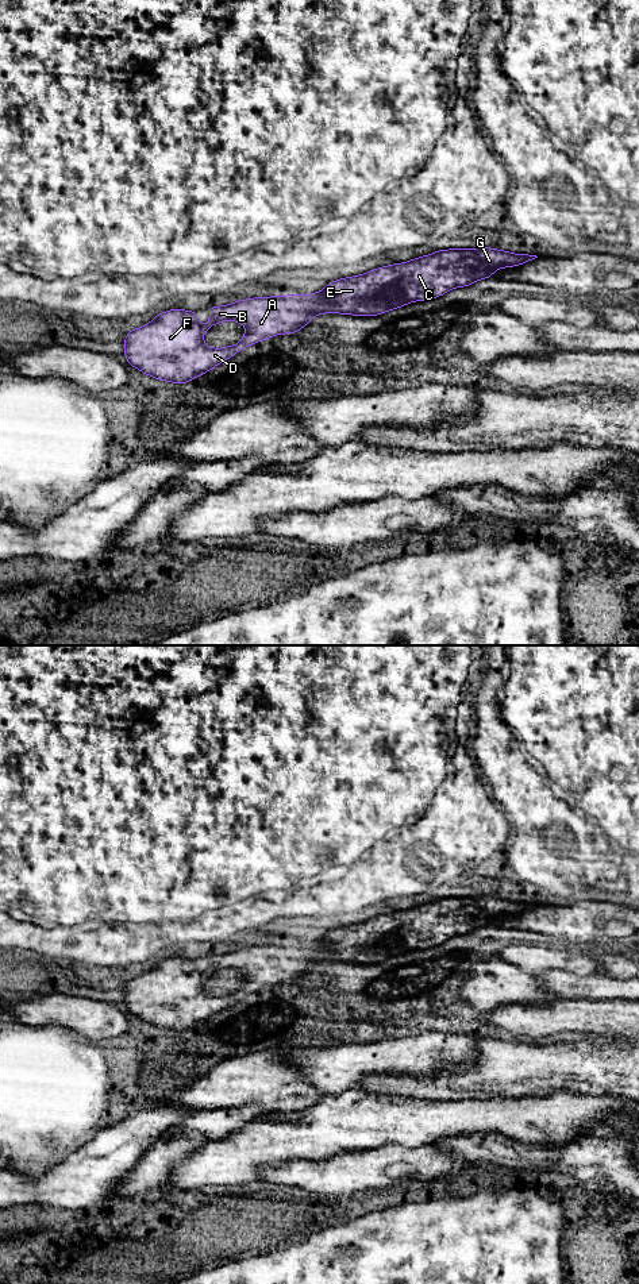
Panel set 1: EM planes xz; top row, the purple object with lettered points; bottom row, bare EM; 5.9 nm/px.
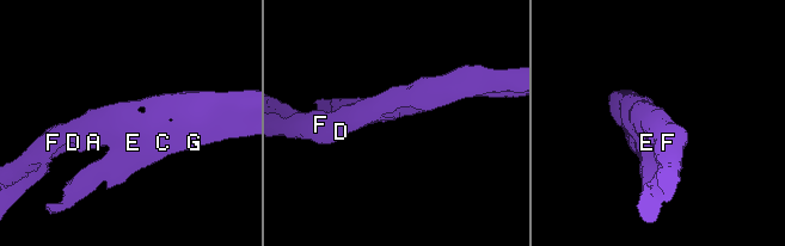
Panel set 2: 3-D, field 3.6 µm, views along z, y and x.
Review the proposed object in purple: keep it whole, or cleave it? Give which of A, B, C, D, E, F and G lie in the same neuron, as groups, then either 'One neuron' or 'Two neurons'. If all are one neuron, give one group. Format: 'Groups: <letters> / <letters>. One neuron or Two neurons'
Groups: A B D F / C E G. Two neurons

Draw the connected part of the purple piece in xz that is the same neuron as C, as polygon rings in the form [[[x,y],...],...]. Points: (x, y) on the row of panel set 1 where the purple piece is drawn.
[[[490,247],[439,250],[404,263],[330,282],[320,290],[340,315],[377,316],[413,301],[428,301],[454,288],[492,277],[503,267],[538,258]]]

